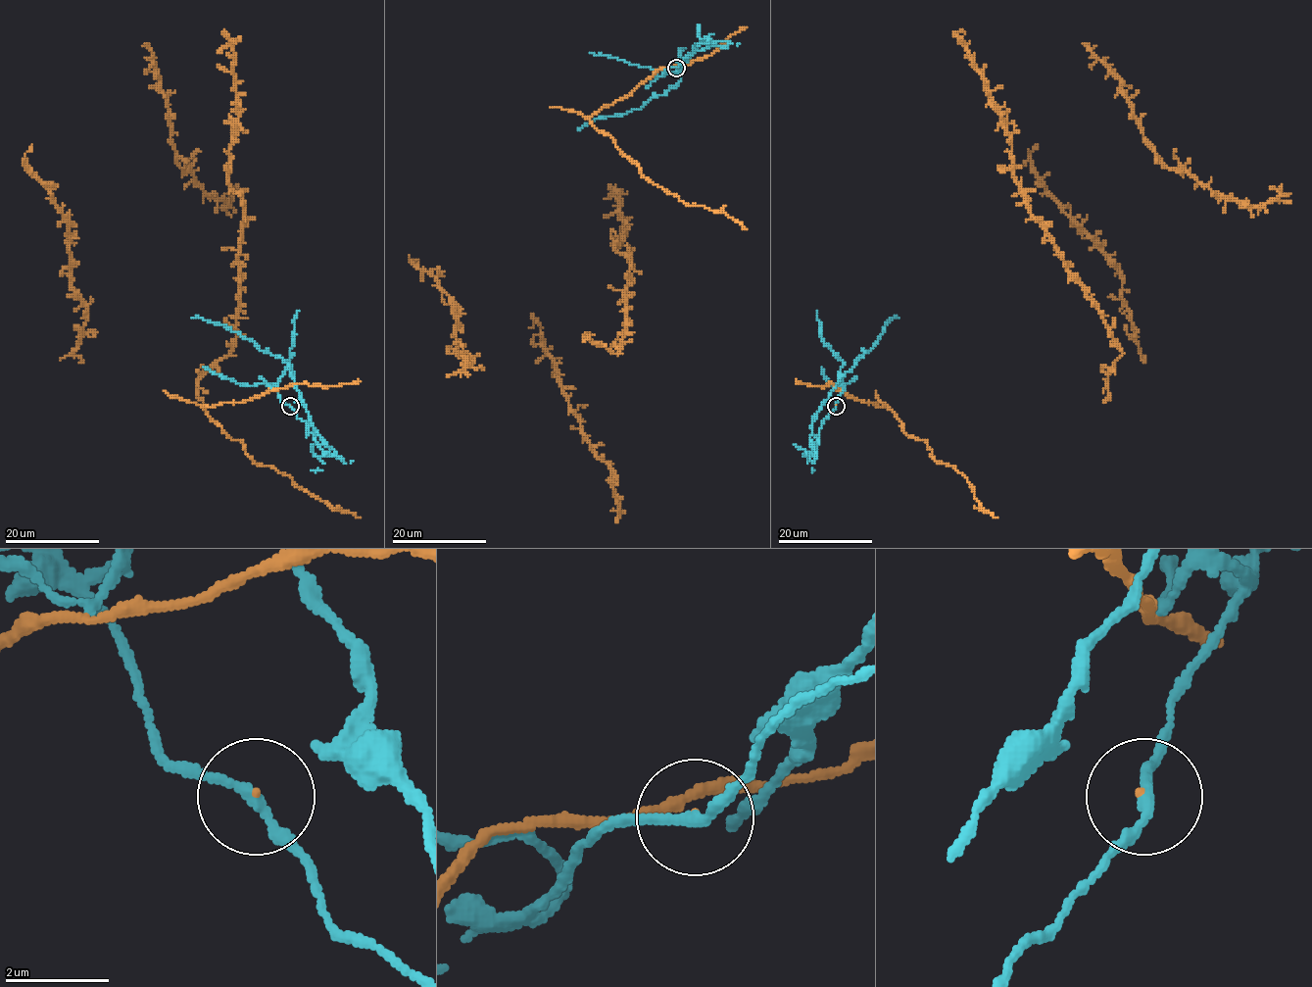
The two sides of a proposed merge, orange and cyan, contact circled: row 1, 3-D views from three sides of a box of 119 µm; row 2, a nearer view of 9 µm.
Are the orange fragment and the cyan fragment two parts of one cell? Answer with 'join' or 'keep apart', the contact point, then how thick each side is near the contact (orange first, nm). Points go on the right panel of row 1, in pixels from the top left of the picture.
keep apart; place (836, 406); calibres 30 and 200 nm

